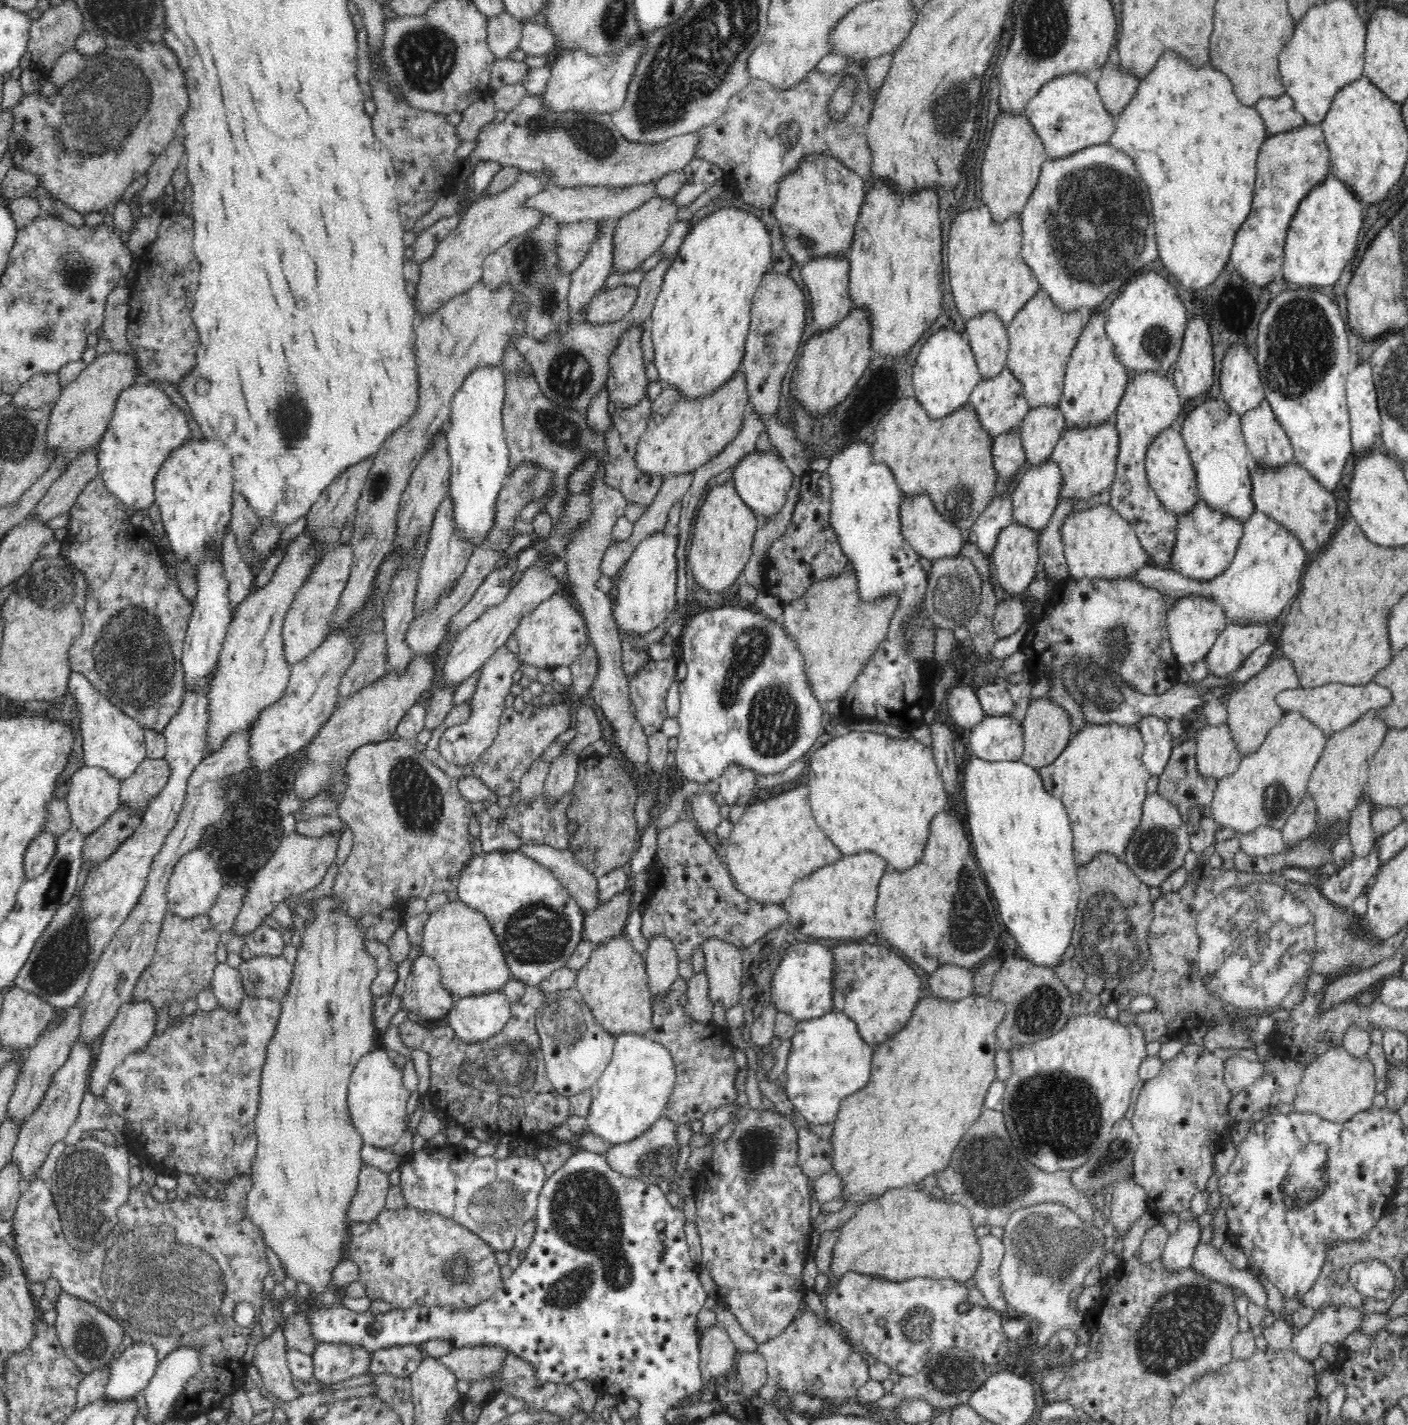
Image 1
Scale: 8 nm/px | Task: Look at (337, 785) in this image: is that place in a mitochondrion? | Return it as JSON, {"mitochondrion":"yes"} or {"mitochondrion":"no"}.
{"mitochondrion":"yes"}

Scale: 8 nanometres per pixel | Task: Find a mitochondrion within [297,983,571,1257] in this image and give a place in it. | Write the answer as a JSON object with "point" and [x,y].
{"point":[490,1066]}

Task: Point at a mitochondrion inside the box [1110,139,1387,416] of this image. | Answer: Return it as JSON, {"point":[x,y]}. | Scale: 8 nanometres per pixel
{"point":[1300,344]}

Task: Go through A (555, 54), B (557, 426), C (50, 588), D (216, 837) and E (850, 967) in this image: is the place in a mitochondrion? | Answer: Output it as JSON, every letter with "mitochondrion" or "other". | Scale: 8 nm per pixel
{"A":"other","B":"mitochondrion","C":"mitochondrion","D":"other","E":"mitochondrion"}

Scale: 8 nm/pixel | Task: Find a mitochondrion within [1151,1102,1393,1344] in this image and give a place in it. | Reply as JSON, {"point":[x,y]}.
{"point":[1308,1179]}

